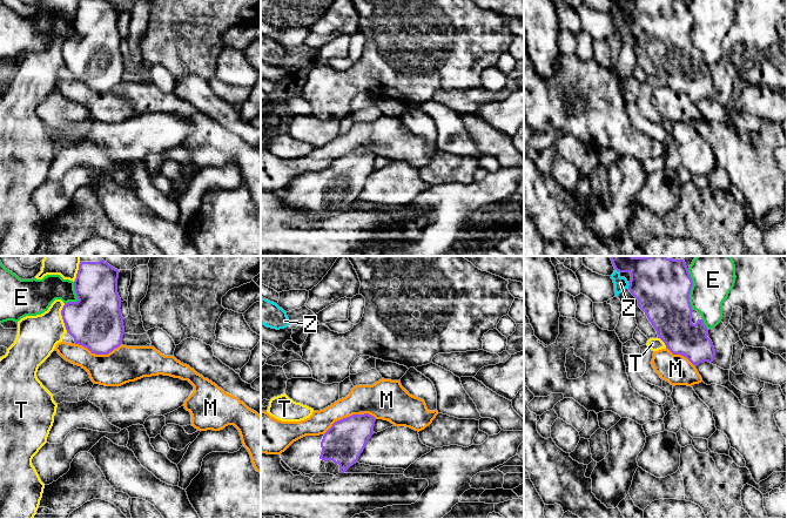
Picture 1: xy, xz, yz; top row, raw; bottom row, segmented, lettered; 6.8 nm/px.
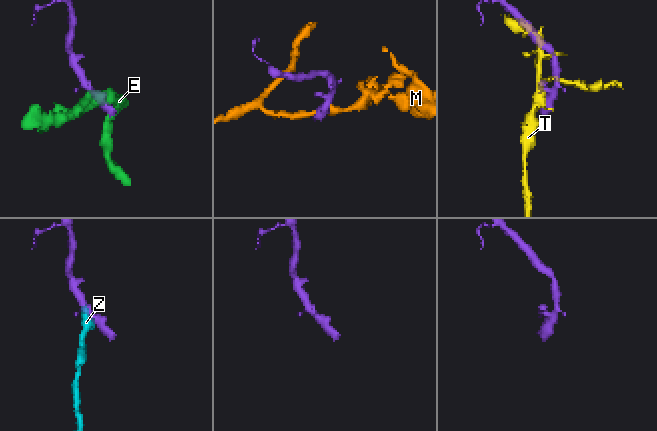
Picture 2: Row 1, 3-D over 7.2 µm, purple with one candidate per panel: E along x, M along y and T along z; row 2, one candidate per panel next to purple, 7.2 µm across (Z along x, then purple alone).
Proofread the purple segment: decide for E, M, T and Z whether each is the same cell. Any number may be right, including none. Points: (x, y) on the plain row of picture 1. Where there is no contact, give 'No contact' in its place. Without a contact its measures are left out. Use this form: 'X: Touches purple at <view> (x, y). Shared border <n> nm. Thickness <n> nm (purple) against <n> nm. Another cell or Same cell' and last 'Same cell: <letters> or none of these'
E: Touches purple at yz (691, 25). Shared border 280 nm. Thickness 380 nm (purple) against 280 nm. Another cell
M: Touches purple at xz (350, 153). Shared border 380 nm. Thickness 280 nm (purple) against 260 nm. Another cell
T: Touches purple at xy (62, 54). Shared border 200 nm. Thickness 360 nm (purple) against 280 nm. Another cell
Z: Touches purple at yz (629, 22). Shared border 50 nm. Thickness 380 nm (purple) against 90 nm. Another cell
Same cell: none of these

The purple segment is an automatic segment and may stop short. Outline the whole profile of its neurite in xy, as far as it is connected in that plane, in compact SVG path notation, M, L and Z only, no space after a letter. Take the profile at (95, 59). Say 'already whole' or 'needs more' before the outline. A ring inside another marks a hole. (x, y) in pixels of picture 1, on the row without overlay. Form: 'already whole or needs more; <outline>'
already whole; M80 0L74 27L78 39L65 40L61 53L67 69L75 81L87 85L95 92L108 92L122 81L125 72L121 52L121 35L117 31L119 7L108 0Z

